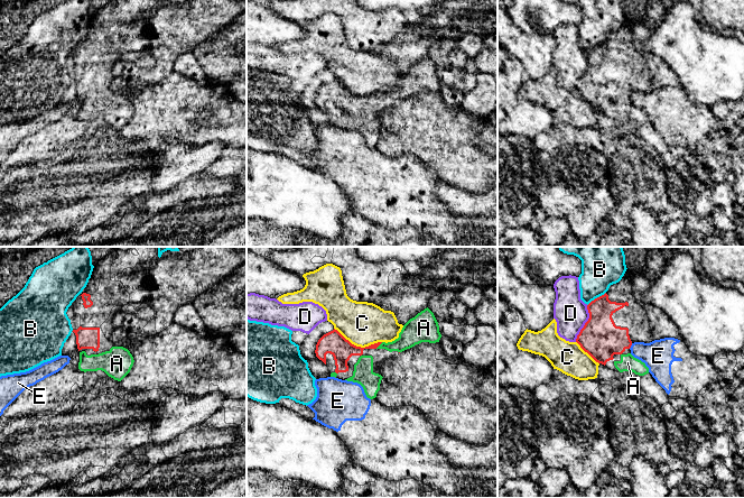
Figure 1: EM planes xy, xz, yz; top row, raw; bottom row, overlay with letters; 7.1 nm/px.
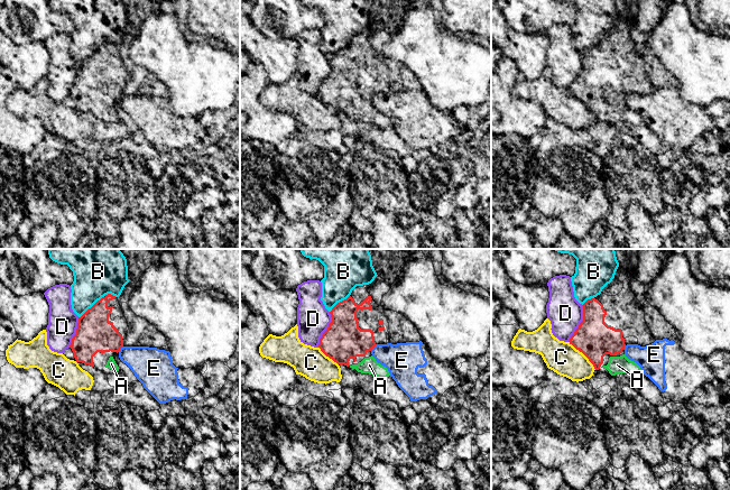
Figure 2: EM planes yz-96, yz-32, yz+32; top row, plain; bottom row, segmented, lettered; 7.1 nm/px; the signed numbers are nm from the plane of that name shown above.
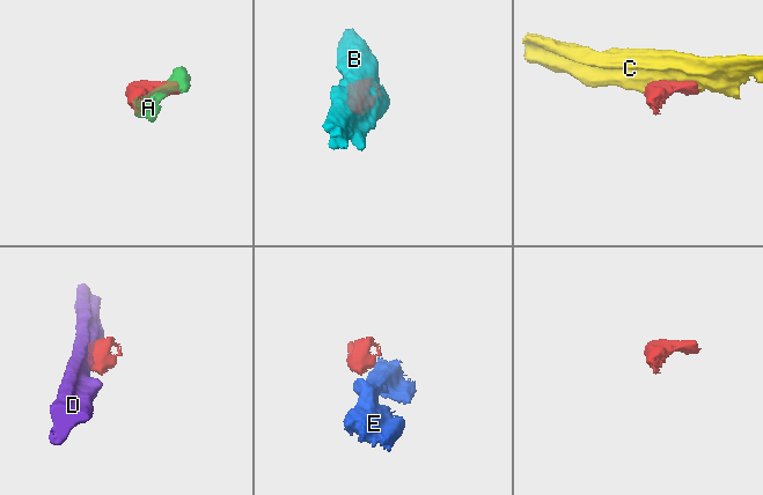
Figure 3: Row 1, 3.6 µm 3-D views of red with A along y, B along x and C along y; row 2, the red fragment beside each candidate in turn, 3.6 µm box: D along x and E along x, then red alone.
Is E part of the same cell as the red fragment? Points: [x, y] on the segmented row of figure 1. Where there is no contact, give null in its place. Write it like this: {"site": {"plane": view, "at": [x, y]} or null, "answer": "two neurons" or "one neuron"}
{"site": {"plane": "yz", "at": [631, 344]}, "answer": "two neurons"}

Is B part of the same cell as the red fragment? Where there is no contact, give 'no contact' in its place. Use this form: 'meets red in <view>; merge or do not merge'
meets red in yz; do not merge

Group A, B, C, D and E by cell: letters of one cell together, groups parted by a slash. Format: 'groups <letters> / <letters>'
groups A / B / C / D / E

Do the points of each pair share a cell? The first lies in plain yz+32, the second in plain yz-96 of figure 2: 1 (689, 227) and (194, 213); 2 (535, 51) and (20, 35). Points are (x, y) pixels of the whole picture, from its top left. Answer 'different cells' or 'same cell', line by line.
1: different cells
2: different cells

